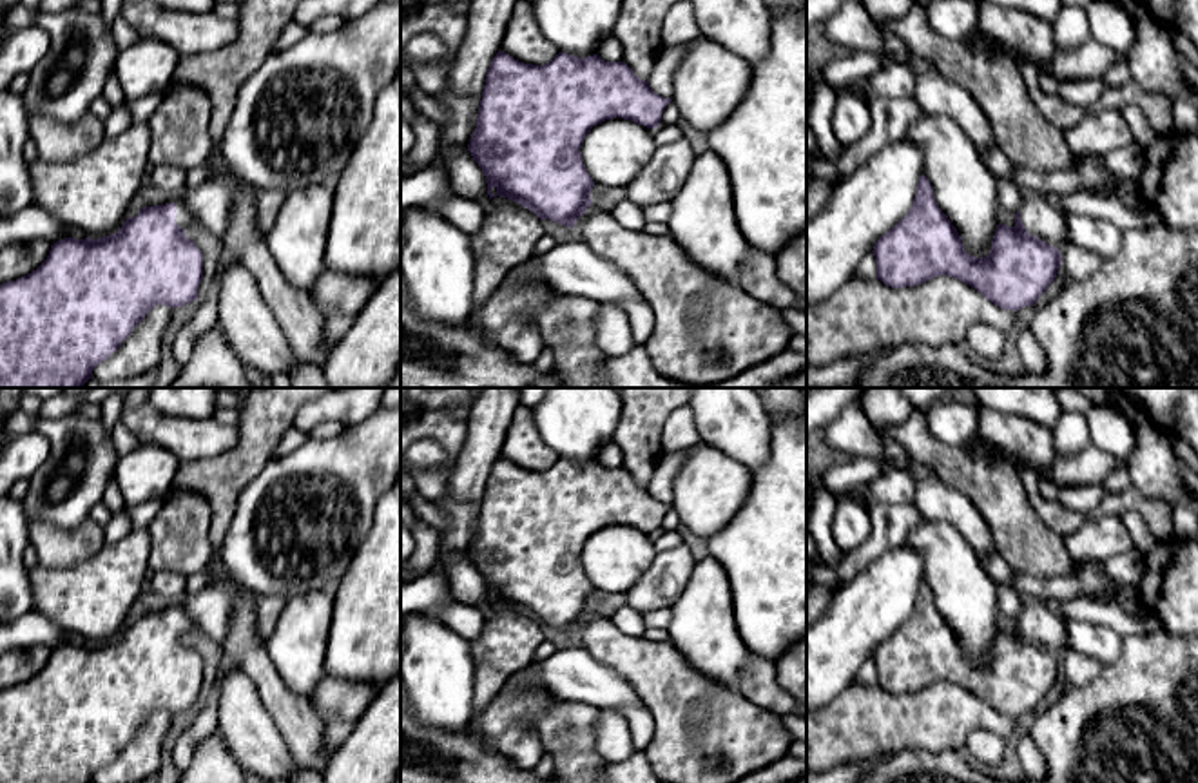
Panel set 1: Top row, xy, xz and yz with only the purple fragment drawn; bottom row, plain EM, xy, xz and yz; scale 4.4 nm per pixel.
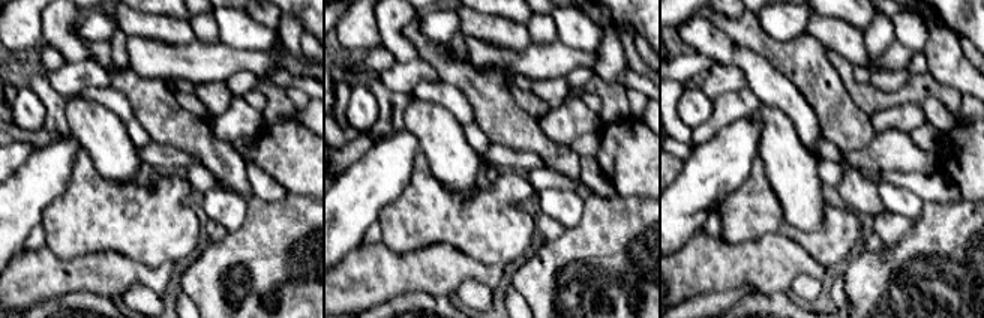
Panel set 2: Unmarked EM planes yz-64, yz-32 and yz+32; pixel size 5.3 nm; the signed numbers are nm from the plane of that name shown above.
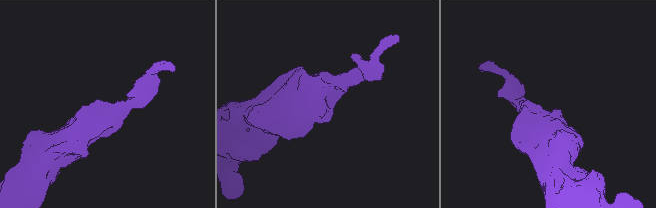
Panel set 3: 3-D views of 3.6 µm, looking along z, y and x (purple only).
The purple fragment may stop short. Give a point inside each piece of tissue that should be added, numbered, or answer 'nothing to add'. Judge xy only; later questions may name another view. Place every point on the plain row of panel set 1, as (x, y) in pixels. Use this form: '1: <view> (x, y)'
1: xy (183, 624)

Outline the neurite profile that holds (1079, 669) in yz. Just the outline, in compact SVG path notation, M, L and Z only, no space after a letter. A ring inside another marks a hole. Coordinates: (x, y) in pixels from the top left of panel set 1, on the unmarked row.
M1071 649L1064 651L1060 660L1062 674L1071 687L1087 687L1106 669L1100 662Z

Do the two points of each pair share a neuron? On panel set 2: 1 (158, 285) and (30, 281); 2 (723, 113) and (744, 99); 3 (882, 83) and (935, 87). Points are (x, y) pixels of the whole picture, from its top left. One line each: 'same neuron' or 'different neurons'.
1: same neuron
2: same neuron
3: different neurons

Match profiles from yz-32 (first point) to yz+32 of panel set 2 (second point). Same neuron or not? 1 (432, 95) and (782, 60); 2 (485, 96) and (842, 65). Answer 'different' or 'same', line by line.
1: different
2: different

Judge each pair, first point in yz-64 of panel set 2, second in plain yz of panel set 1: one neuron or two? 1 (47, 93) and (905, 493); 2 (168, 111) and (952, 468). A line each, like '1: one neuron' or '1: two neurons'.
1: two neurons
2: one neuron

